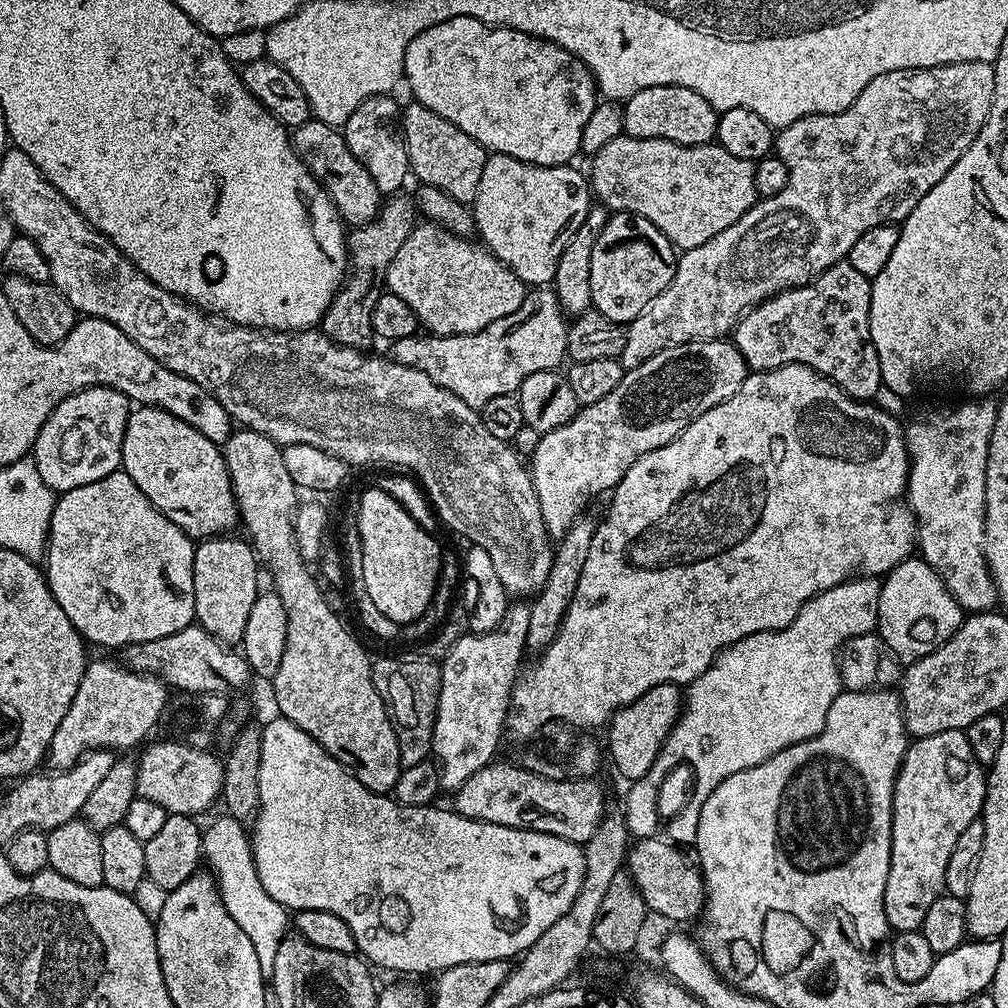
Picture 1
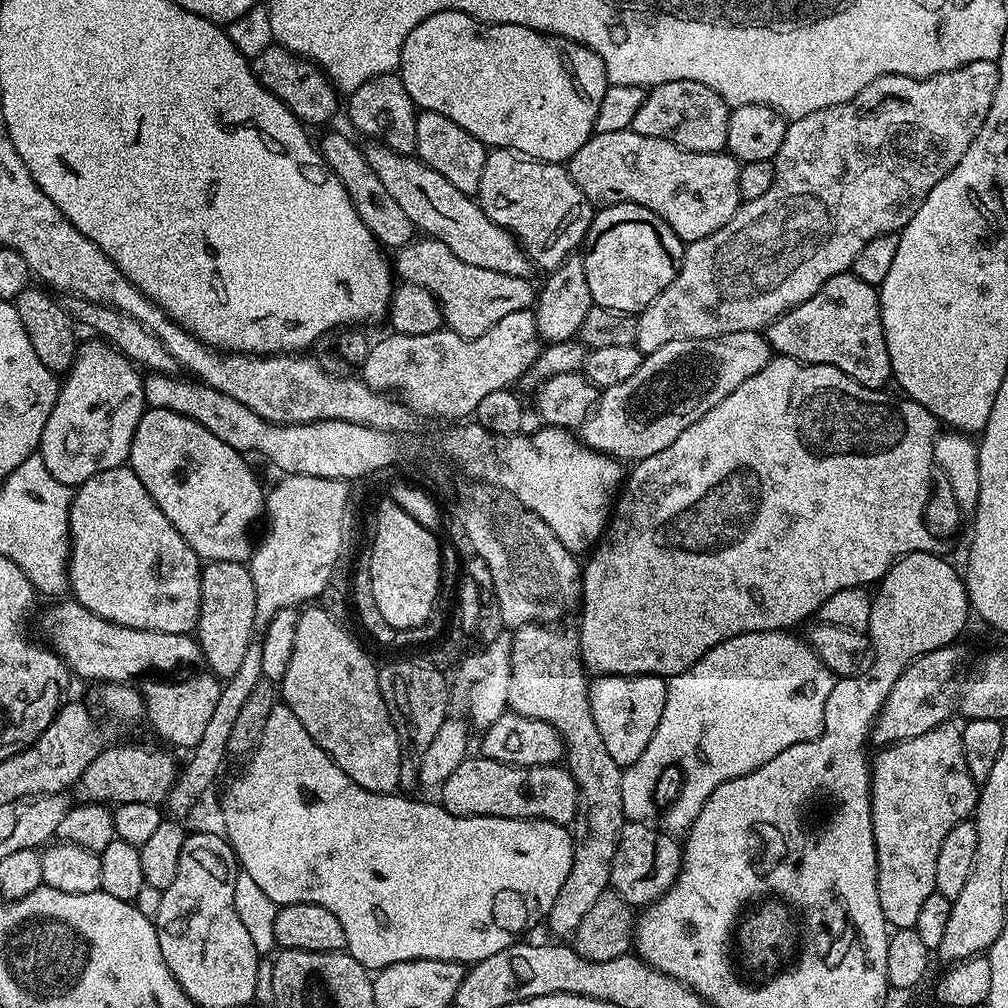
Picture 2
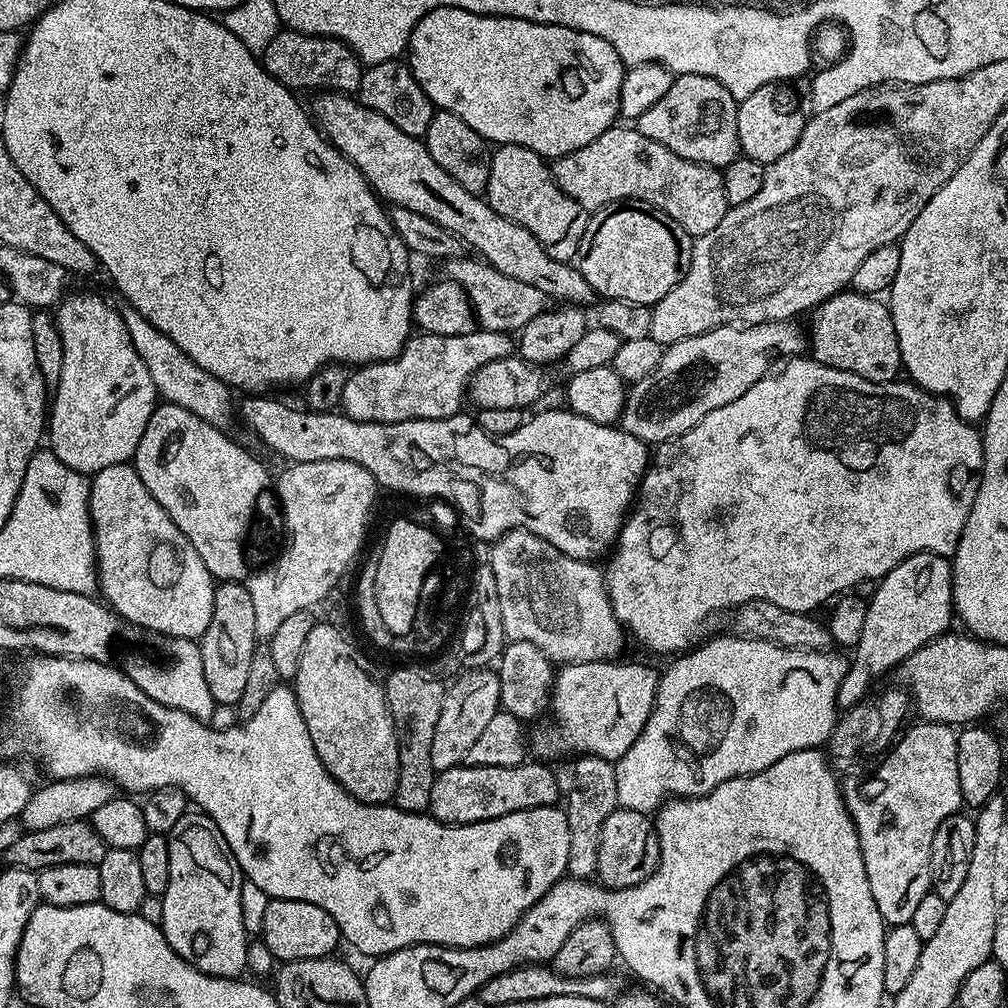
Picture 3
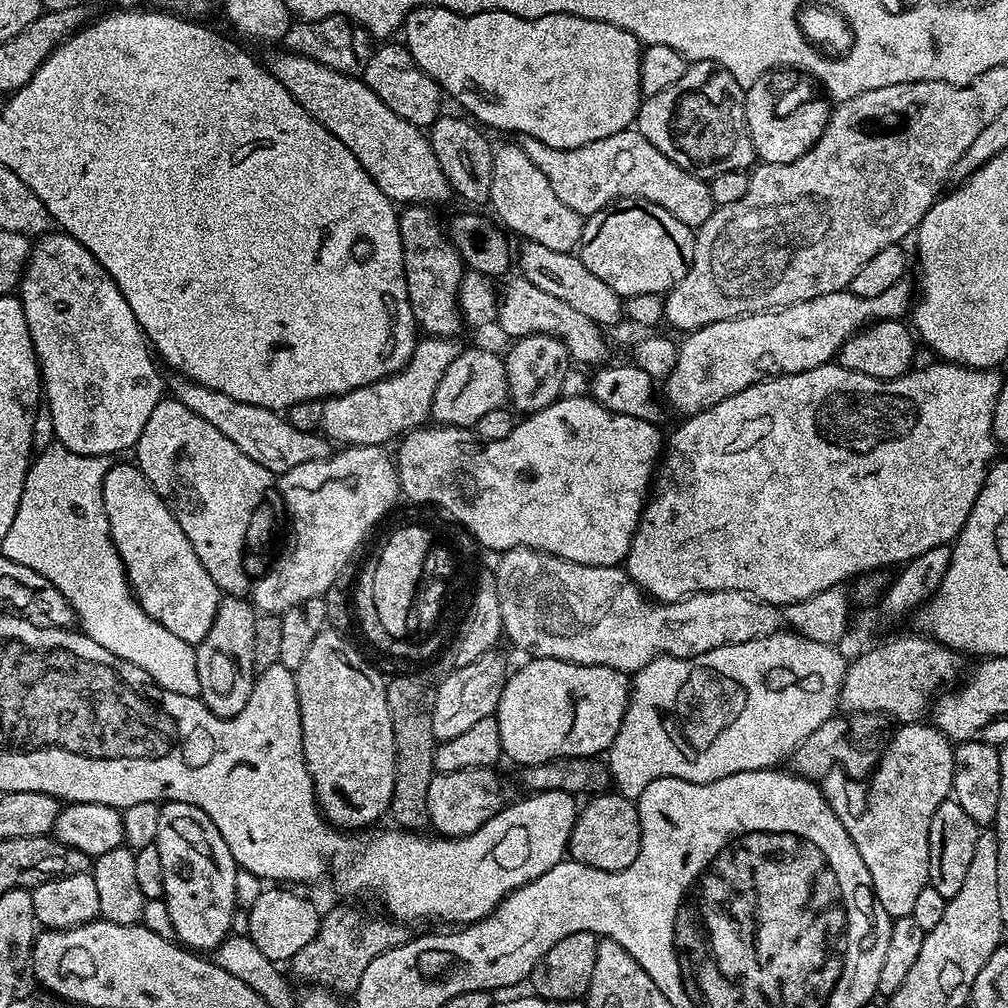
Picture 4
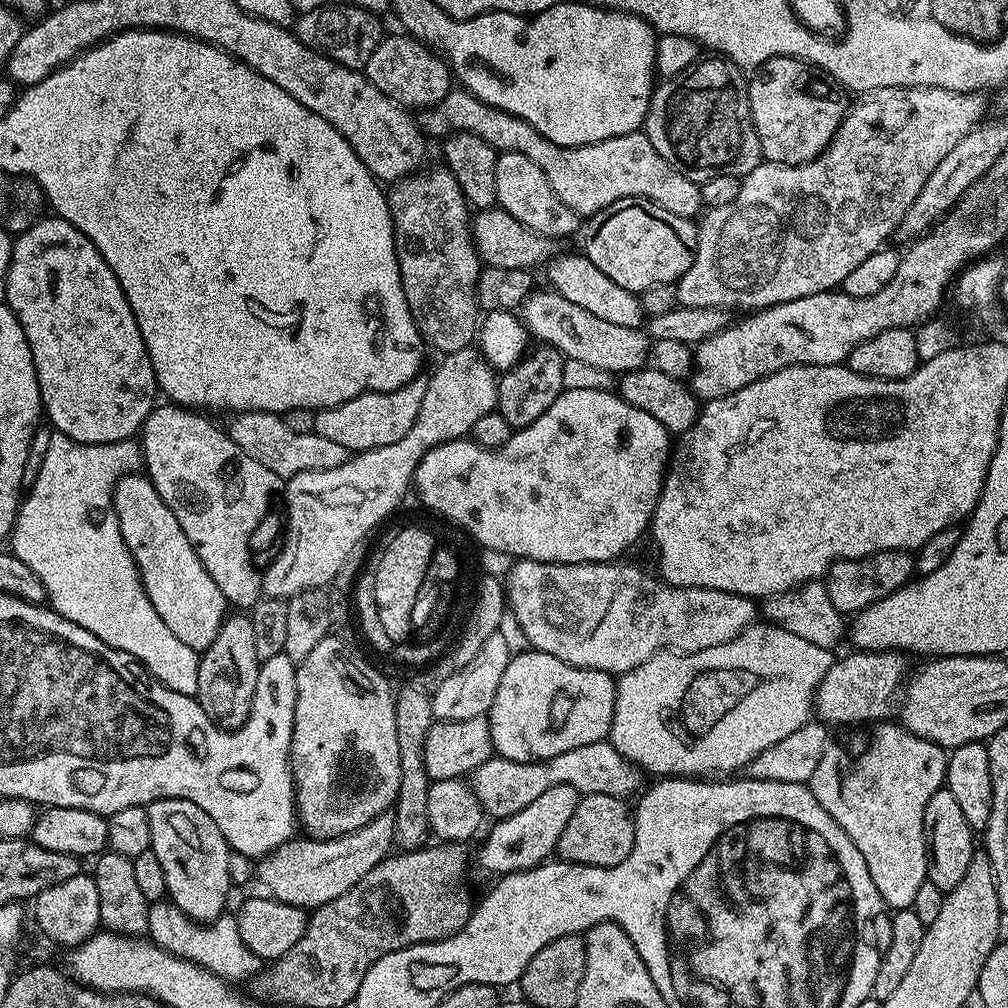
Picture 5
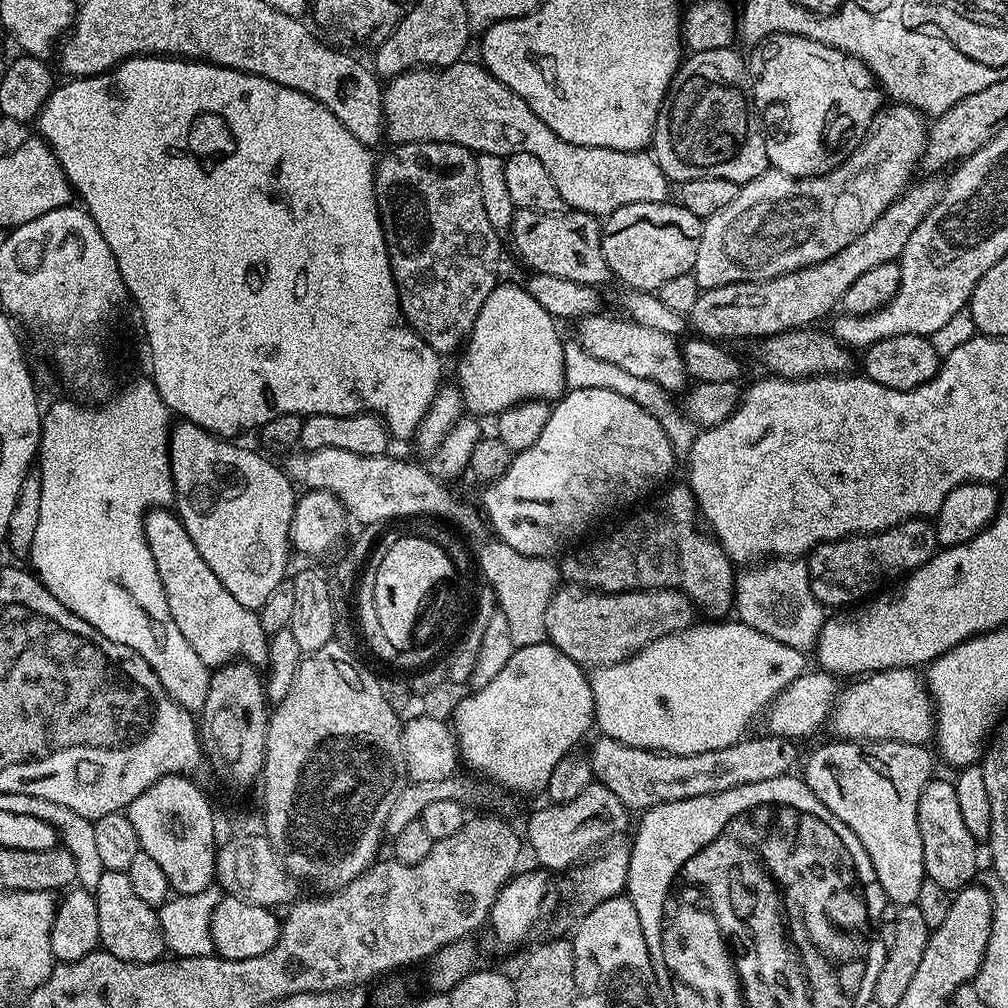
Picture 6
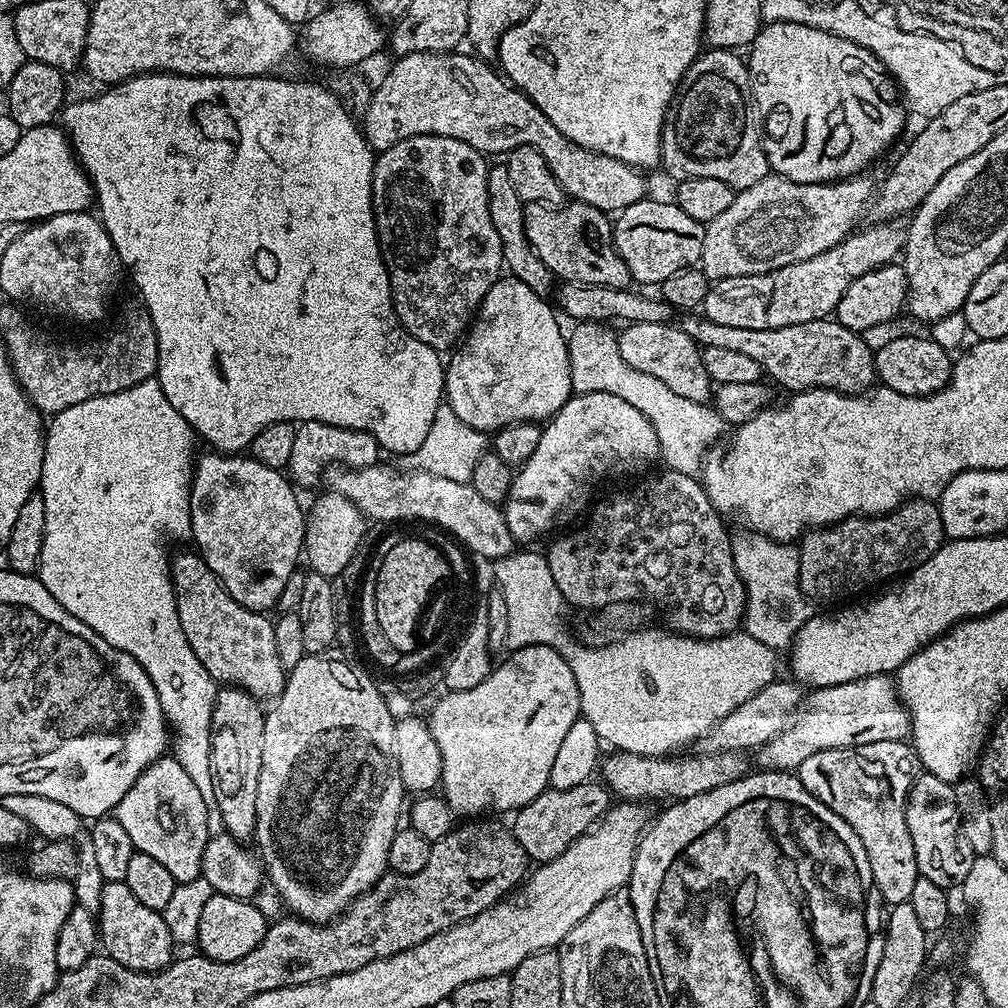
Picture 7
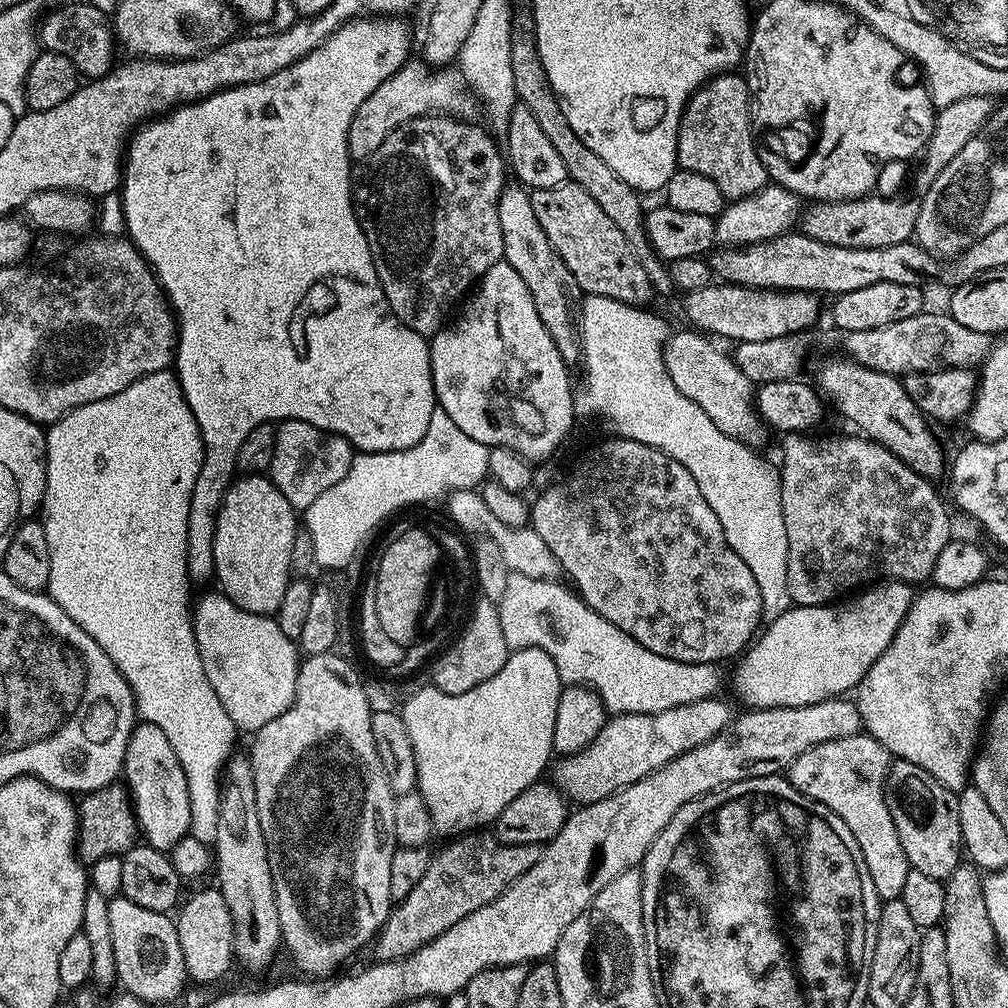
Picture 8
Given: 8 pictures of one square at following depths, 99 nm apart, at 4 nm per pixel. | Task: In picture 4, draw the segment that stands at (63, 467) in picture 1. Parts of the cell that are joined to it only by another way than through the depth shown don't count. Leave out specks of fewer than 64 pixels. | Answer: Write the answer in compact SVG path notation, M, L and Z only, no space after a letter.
M52 230L32 244L32 253L28 255L28 264L24 267L23 276L20 277L18 299L26 314L26 326L30 330L36 358L40 361L42 392L49 402L50 412L53 415L55 439L70 450L74 450L74 454L112 458L115 457L115 452L124 452L127 448L128 451L135 449L142 430L146 430L146 422L150 418L150 414L154 414L154 406L158 406L158 402L165 395L166 384L165 381L164 384L160 381L160 372L156 369L157 361L154 359L153 349L149 345L148 337L140 329L140 323L134 318L134 310L130 310L130 302L126 302L126 298L122 298L119 294L88 296L91 294L92 288L96 287L112 290L115 289L116 283L114 278L110 278L108 271L98 262L98 258L94 258L94 254L90 254L90 250L86 250L86 246L82 246L82 242L78 242L63 230Z

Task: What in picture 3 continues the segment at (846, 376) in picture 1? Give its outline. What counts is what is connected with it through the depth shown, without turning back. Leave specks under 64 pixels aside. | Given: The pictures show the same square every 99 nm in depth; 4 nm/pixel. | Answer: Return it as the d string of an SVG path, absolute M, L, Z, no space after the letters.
M845 290L822 302L811 313L812 333L806 336L811 359L850 374L866 378L866 382L891 384L901 375L898 334L894 330L892 309L883 299L861 292Z

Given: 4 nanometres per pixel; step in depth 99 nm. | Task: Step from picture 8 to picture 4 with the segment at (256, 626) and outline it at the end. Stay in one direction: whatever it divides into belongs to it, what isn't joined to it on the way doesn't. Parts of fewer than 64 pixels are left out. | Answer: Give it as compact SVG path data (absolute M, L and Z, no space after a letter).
M132 462L113 463L109 467L102 482L102 502L106 506L112 541L142 610L166 626L170 634L178 634L182 642L193 646L200 644L202 638L210 634L222 593L214 586L214 578L206 574L206 566L198 562L190 538L182 534L182 526L178 526L166 502Z

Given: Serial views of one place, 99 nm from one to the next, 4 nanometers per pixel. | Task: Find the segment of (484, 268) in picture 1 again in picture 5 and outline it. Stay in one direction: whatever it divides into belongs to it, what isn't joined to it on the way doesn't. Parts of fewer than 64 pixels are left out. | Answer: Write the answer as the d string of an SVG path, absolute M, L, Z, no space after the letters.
M550 290L542 296L534 296L523 305L522 318L535 339L537 336L540 342L558 349L561 356L586 362L586 366L594 366L598 370L613 374L639 372L645 367L646 357L650 352L650 337L647 331L606 322L582 310L582 306L566 302L566 298L557 296Z

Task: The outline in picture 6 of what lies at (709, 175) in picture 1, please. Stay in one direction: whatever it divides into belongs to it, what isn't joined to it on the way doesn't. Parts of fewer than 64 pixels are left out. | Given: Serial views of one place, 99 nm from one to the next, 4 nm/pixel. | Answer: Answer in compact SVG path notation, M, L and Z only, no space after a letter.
M451 64L439 74L432 70L413 70L391 79L382 95L386 130L396 139L395 143L450 143L467 148L473 154L485 152L505 158L519 152L534 154L534 158L546 166L546 174L550 174L554 186L558 186L565 205L597 218L606 218L622 206L642 202L663 204L669 199L670 181L656 165L655 156L644 150L623 152L578 146L558 138L523 98L476 64Z

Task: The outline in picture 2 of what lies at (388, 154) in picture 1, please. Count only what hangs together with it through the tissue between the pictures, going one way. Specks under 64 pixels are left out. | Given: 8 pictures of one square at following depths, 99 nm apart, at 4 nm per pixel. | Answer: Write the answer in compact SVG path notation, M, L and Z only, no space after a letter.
M387 72L378 78L370 78L347 97L348 120L364 136L372 136L373 141L387 146L399 156L411 156L416 150L418 126L416 118L418 109L416 104L406 94L406 86L402 86L399 75Z

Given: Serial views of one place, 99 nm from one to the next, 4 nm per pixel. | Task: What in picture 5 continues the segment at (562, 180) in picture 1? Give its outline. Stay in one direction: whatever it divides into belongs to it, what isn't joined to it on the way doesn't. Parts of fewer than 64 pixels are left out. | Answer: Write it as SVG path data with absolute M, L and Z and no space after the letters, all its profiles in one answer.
M501 152L496 157L496 169L494 170L494 179L498 185L497 205L504 209L506 214L518 218L522 226L534 230L543 236L561 238L560 236L572 236L576 232L576 227L582 223L580 213L570 210L558 194L546 182L546 174L536 163L530 162L526 154L517 152Z

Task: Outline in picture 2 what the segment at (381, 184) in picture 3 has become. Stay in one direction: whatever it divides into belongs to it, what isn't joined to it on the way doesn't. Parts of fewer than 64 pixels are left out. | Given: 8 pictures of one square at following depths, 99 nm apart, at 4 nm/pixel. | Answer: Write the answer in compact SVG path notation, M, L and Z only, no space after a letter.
M372 142L369 145L369 148L366 148L366 155L372 172L378 174L378 182L382 182L382 186L386 186L386 190L393 196L394 202L398 202L398 206L402 206L402 214L406 214L406 218L410 218L412 225L425 237L450 246L450 250L454 254L458 254L458 258L462 258L462 262L467 262L469 266L482 266L482 270L498 270L498 274L525 278L533 275L531 272L534 272L534 265L529 260L527 253L524 252L520 241L505 228L498 226L498 222L486 218L486 214L473 197L458 190L458 186L450 186L450 182L446 182L446 178L442 178L442 174L438 174L438 170L430 170L430 166L426 166L415 155L399 156L379 142Z

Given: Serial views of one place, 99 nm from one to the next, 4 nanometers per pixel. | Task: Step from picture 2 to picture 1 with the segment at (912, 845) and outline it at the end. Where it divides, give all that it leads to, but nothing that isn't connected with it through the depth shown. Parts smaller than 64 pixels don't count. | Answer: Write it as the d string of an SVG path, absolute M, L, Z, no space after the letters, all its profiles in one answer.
M942 730L942 734L930 734L913 739L904 752L904 761L900 763L900 769L894 782L894 794L892 795L892 837L890 838L890 874L886 874L886 894L884 895L884 909L888 919L889 929L893 933L914 932L920 929L926 918L926 910L934 898L945 895L944 883L946 882L946 865L950 863L950 854L954 851L954 842L962 835L962 830L970 826L984 811L984 785L986 783L986 768L974 758L974 750L970 750L968 733L964 730Z

